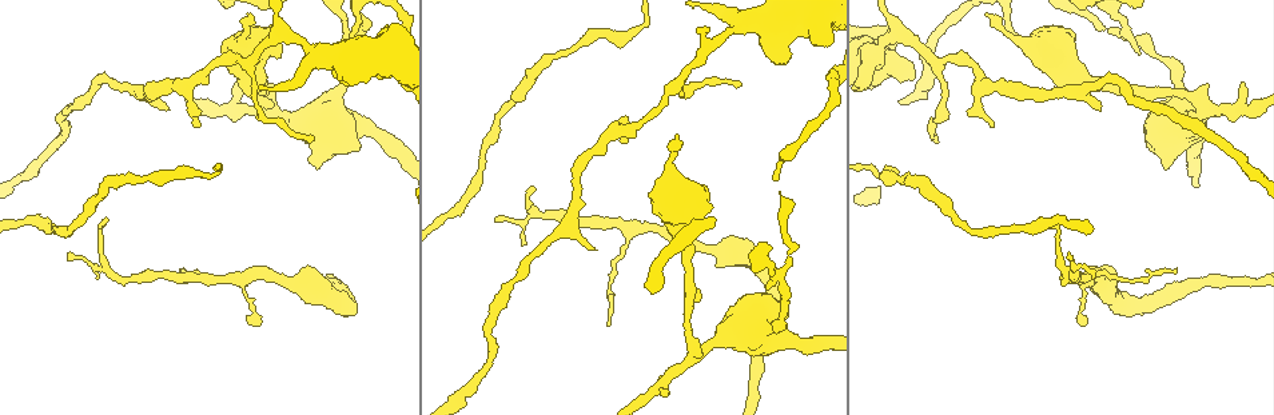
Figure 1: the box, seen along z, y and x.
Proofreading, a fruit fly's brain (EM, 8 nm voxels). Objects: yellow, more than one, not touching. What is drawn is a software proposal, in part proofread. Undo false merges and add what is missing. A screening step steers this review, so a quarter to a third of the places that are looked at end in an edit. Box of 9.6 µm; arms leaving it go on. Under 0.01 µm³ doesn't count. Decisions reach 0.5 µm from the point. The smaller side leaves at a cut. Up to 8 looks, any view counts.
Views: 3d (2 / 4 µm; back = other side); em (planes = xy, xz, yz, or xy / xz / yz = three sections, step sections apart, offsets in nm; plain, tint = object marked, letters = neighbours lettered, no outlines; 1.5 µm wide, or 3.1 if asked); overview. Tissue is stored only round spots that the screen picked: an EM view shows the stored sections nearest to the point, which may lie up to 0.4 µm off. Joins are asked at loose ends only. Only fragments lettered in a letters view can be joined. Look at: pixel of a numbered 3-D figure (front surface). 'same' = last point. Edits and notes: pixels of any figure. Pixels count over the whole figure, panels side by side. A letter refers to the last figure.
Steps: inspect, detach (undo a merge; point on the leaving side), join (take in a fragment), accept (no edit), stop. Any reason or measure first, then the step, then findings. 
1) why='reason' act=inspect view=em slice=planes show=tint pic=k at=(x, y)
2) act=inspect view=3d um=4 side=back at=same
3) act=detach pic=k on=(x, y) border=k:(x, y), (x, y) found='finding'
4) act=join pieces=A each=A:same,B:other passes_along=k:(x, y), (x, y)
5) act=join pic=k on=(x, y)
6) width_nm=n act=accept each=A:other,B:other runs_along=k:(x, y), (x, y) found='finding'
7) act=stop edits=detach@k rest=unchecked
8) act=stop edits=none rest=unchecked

why='two arms in line, one across' act=inspect view=3d um=2 pic=1 at=(783, 282)

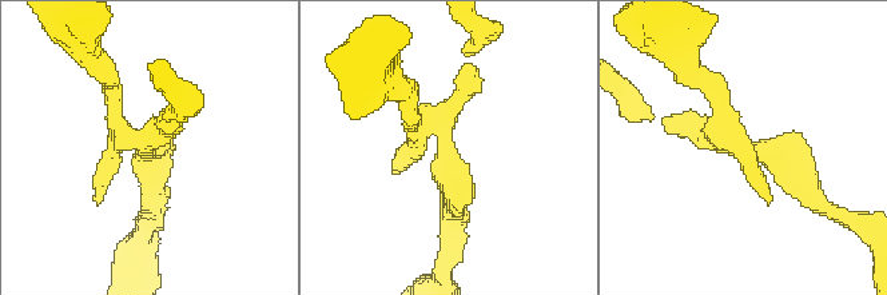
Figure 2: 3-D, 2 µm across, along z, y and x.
arms=3 why='now the EM' act=inspect view=em slice=planes show=letters pic=2 at=(749, 148)

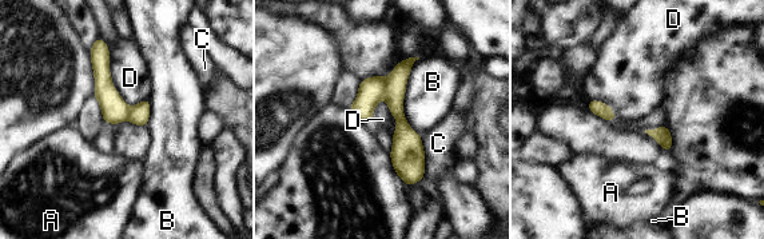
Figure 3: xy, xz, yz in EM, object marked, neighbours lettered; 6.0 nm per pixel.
longest_contact=B:460nm act=detach pic=3 on=(371, 90) each=A:other,B:other,C:other,D:other part_leaving=3:(99, 52), (103, 90), (116, 120) found='a second cell is stuck on'

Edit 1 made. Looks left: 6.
why='free end' act=inspect view=em slice=yz step=4 show=letters pic=1 at=(168, 108)

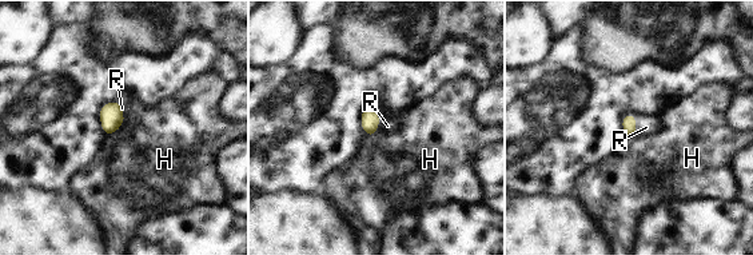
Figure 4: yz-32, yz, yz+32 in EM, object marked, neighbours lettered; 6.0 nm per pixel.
why='another direction' act=inspect view=em slice=planes show=letters at=same

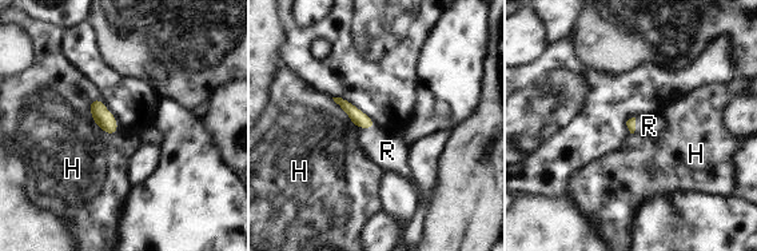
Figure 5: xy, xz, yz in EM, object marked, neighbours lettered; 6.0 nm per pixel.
act=join pic=5 on=(387, 151) each=H:other,R:same passes_along=5:(359, 119), (366, 127), (387, 151) found='it goes on there'

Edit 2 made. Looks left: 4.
why='an open end' act=inspect view=3d um=4 pic=1 at=(1070, 261)

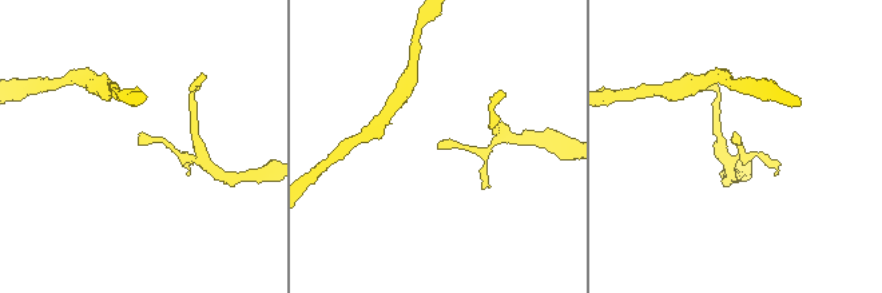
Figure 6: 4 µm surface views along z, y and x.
why='now the EM' act=inspect view=em slice=yz step=4 show=letters pic=6 at=(141, 145)

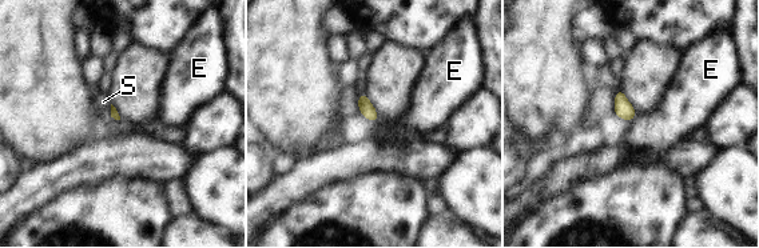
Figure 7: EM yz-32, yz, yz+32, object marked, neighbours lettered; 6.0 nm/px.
act=accept each=E:other,S:other border=7:(636, 116), (631, 122) found='no lettered fragment goes on from it'

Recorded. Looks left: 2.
act=stop edits=detach@3,join@5 rest=unchecked

